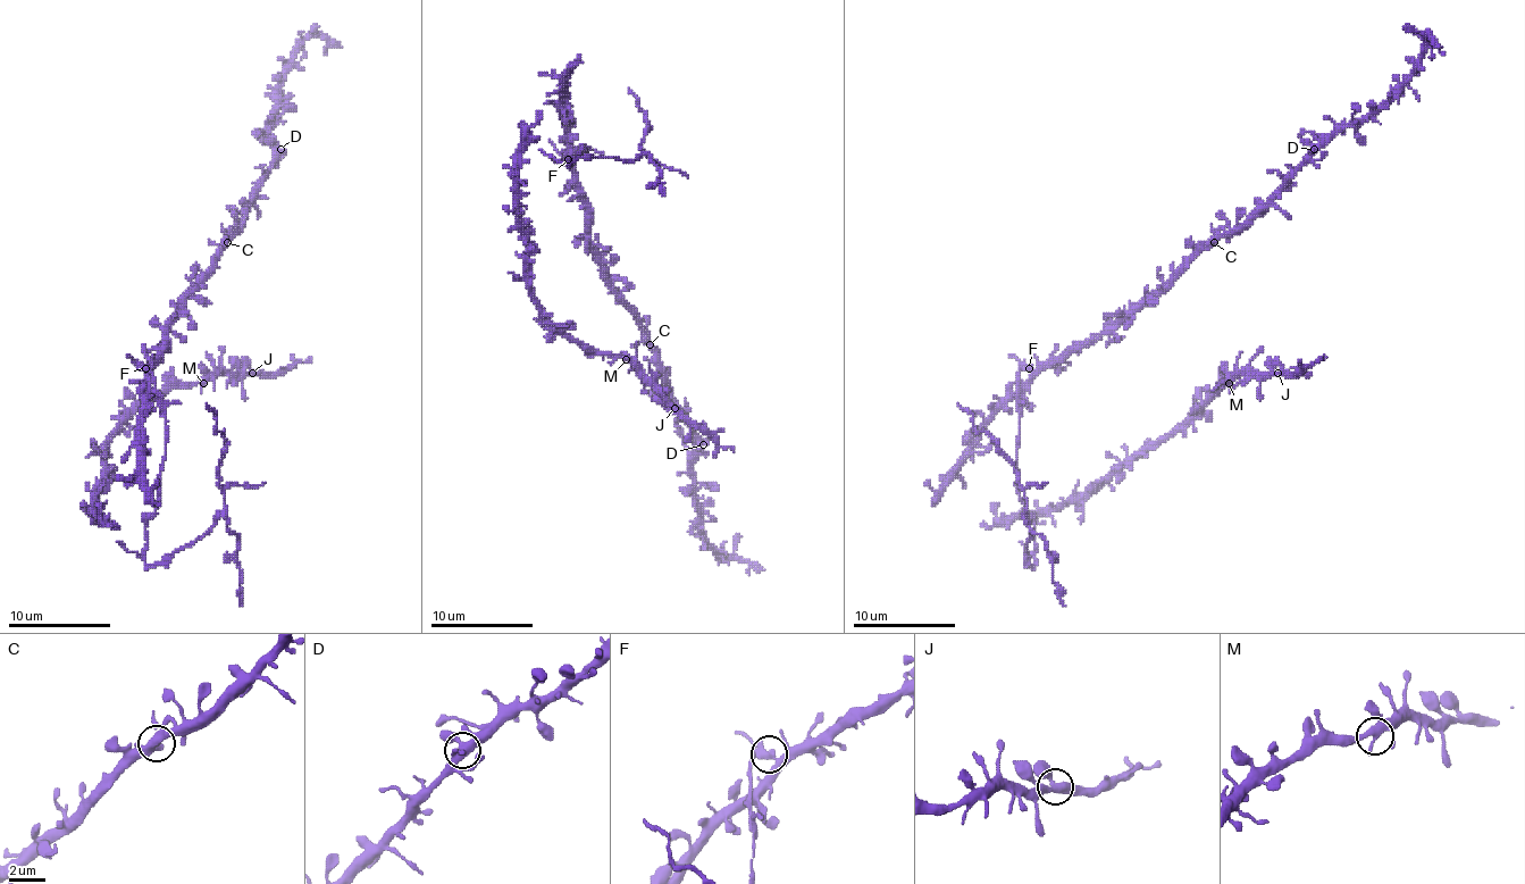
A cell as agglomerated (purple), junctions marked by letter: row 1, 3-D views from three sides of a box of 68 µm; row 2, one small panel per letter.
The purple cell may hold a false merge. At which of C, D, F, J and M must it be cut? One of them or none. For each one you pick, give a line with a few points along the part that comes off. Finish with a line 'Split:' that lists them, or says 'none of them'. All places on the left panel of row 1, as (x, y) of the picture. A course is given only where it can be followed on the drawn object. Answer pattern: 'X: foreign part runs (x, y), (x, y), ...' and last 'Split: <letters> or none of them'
F: foreign part runs (144, 367), (165, 414), (160, 493), (144, 524), (148, 565), (191, 547), (224, 508), (224, 434), (207, 403)
Split: F

